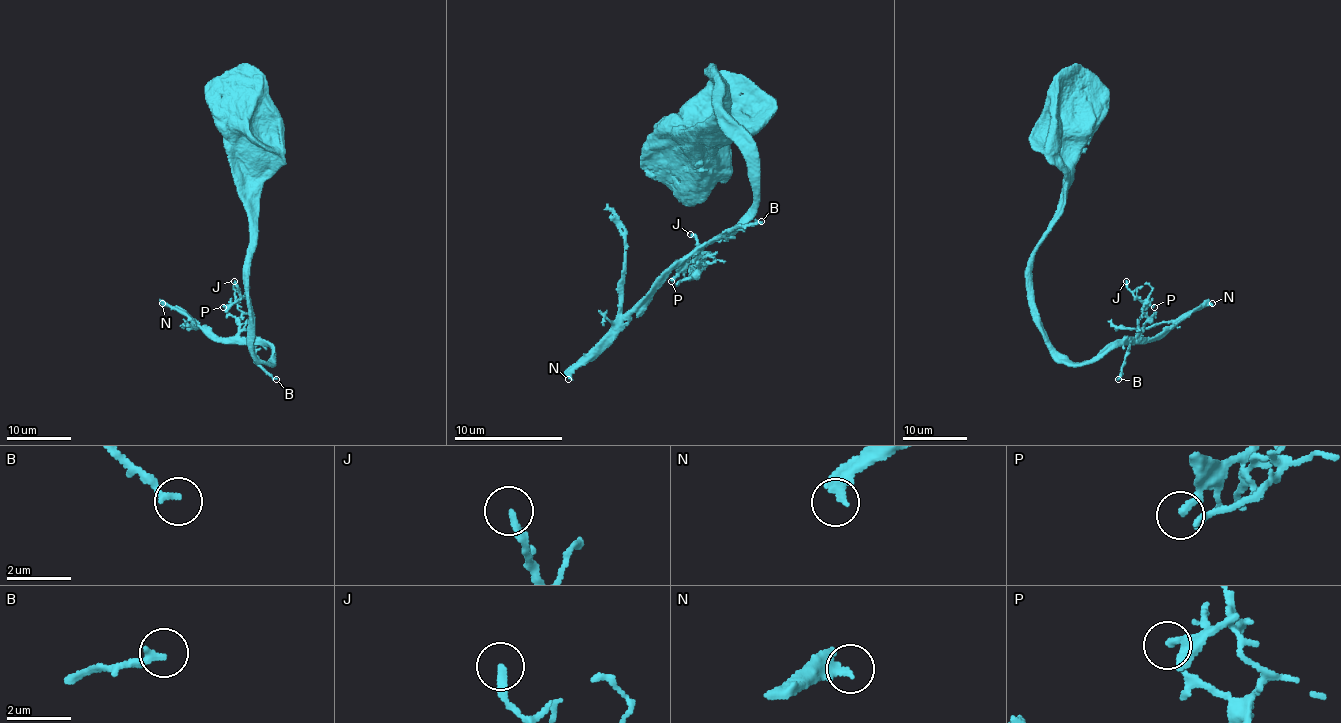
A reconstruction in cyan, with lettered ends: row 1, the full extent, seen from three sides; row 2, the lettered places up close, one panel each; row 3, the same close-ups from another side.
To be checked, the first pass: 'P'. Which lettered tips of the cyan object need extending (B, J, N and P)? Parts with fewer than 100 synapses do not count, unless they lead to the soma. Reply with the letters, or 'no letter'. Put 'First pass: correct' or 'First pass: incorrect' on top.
First pass: incorrect
N

